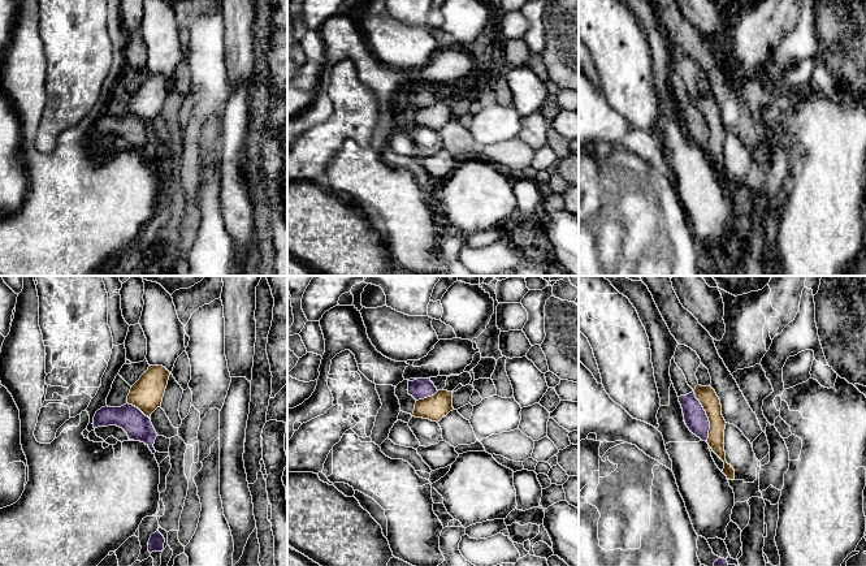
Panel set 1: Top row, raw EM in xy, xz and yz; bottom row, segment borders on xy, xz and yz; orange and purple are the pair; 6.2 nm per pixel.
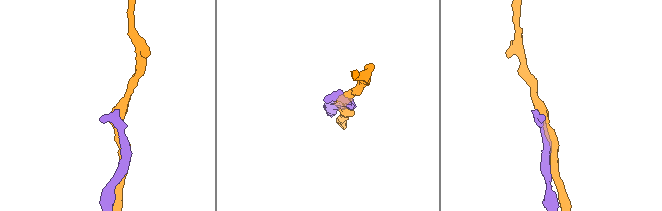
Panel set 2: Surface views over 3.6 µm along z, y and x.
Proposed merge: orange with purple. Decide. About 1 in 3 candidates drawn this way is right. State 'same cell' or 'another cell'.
another cell

